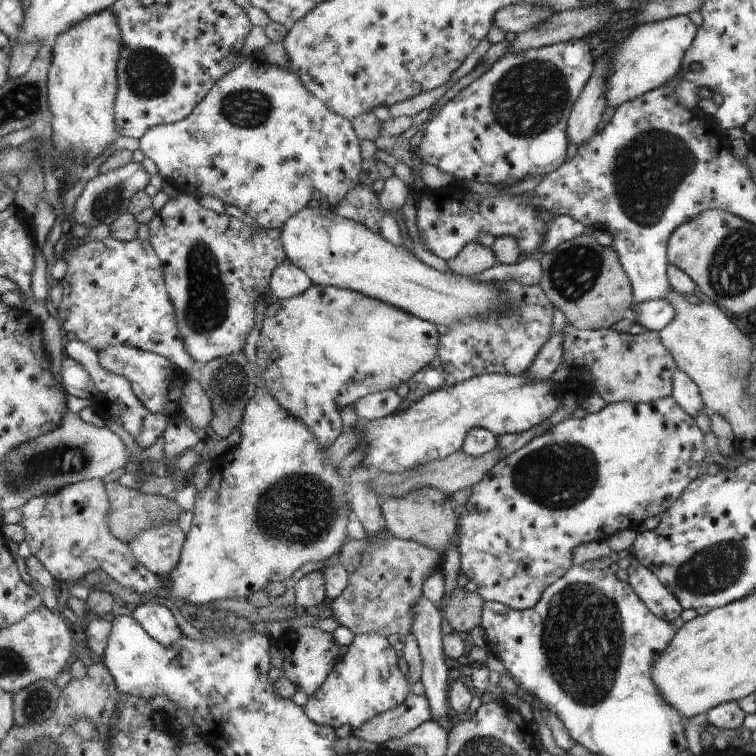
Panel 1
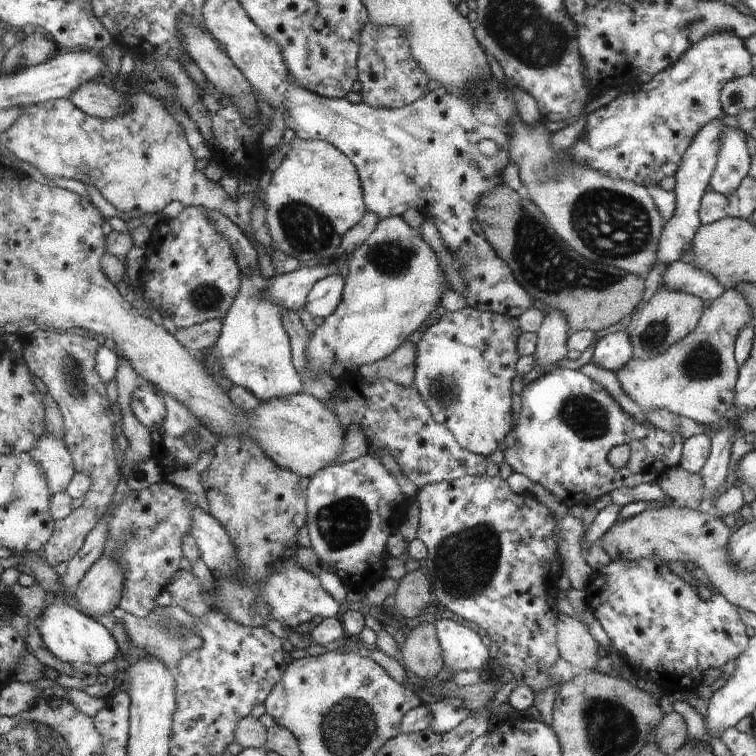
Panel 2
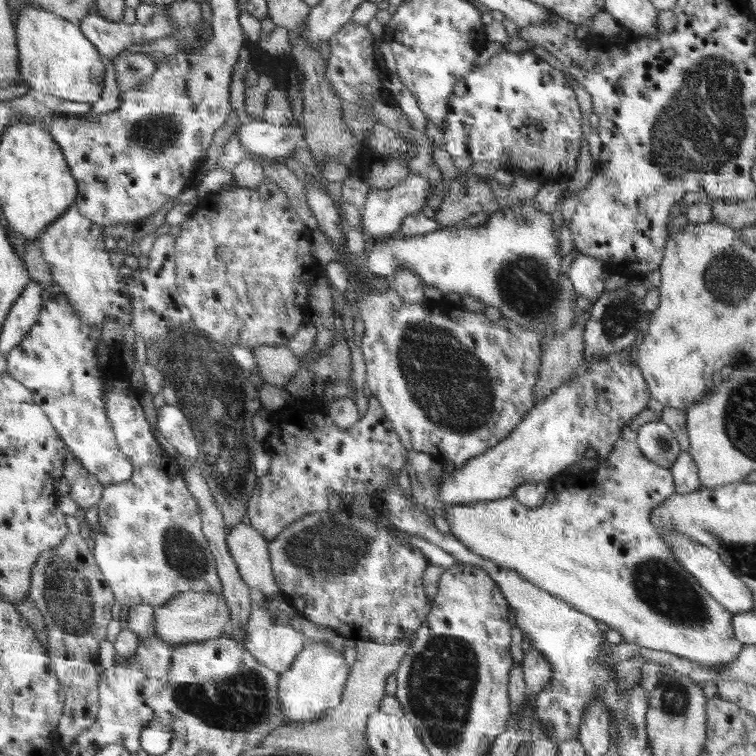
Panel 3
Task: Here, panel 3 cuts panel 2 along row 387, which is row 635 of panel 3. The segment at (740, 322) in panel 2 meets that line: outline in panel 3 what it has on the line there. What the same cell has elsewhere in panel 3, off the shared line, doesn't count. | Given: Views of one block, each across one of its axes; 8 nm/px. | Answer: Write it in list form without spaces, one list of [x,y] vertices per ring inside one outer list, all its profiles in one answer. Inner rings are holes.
[[[630,436],[616,441],[612,453],[600,461],[598,468],[602,470],[596,470],[592,482],[588,480],[580,490],[574,488],[572,474],[562,482],[557,477],[552,479],[548,499],[538,508],[524,506],[510,496],[442,506],[442,516],[450,523],[449,534],[467,550],[492,560],[499,569],[520,574],[528,583],[560,598],[596,622],[606,623],[619,632],[626,643],[676,654],[714,672],[724,670],[724,666],[738,660],[744,650],[744,645],[735,638],[734,615],[703,590],[651,524],[651,510],[675,493],[674,475],[668,468],[648,459]]]

